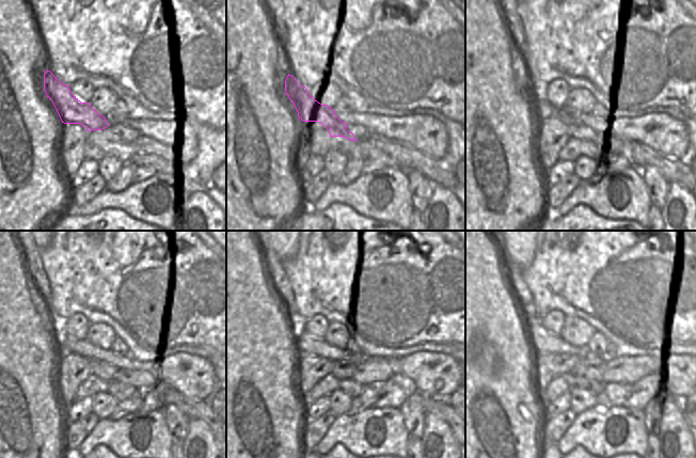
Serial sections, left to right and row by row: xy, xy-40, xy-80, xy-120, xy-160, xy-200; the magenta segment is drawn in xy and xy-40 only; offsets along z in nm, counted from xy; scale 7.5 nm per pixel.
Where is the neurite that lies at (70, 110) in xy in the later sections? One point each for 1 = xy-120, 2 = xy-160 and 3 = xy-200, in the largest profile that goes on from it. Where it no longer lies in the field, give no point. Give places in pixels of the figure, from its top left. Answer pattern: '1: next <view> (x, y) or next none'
1: next xy-120 (99, 368)
2: next xy-160 (342, 370)
3: next xy-200 (590, 366)

